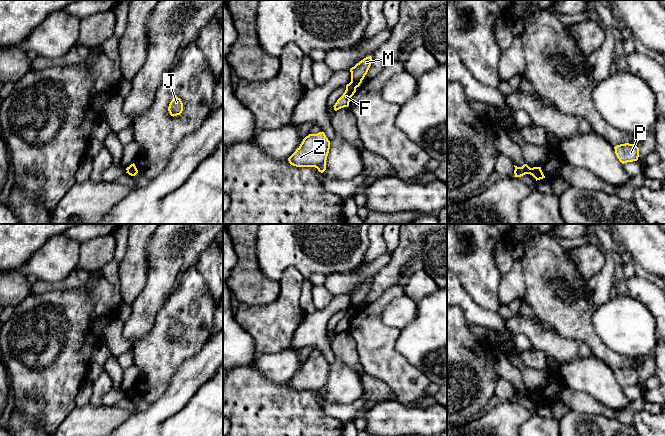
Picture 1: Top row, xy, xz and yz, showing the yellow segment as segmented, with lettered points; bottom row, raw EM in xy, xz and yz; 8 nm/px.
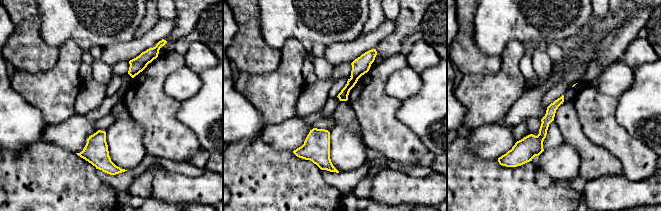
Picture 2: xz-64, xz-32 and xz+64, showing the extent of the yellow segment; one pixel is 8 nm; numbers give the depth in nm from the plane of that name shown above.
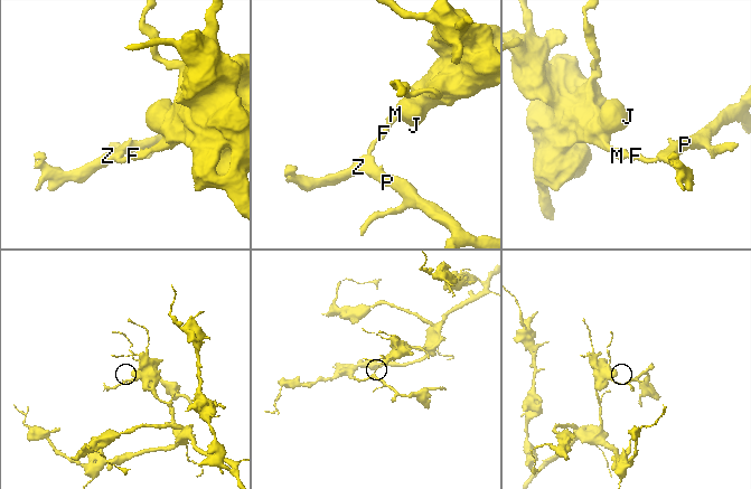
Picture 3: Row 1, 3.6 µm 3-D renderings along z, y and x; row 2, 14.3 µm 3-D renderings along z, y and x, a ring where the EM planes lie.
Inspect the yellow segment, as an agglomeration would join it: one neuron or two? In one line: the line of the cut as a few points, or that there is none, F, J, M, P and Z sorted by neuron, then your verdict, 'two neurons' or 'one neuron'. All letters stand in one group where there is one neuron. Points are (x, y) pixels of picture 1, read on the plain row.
cut in xz along (351, 305), (359, 308); F P Z / J M; two neurons

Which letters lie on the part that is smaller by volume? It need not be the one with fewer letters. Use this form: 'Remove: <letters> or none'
Remove: F, P, Z

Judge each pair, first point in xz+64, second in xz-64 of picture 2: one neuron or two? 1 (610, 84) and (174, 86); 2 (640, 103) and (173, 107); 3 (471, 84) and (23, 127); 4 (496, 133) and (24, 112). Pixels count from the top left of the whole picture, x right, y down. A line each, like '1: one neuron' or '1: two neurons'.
1: one neuron
2: two neurons
3: two neurons
4: two neurons

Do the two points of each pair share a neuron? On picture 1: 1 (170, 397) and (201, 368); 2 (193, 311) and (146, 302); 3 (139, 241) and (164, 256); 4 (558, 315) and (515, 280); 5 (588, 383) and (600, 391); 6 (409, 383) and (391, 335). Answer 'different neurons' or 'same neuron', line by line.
1: same neuron
2: different neurons
3: different neurons
4: different neurons
5: same neuron
6: same neuron

